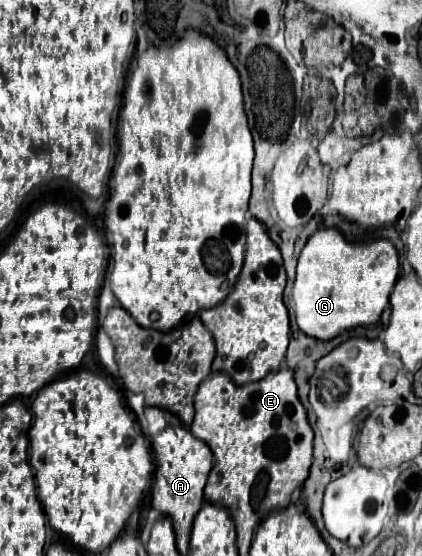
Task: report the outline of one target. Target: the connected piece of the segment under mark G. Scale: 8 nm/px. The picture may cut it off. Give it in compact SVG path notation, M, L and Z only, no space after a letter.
M334 228L314 232L298 258L292 290L300 332L316 340L334 340L358 326L378 324L398 274L398 252L388 240L350 244Z

